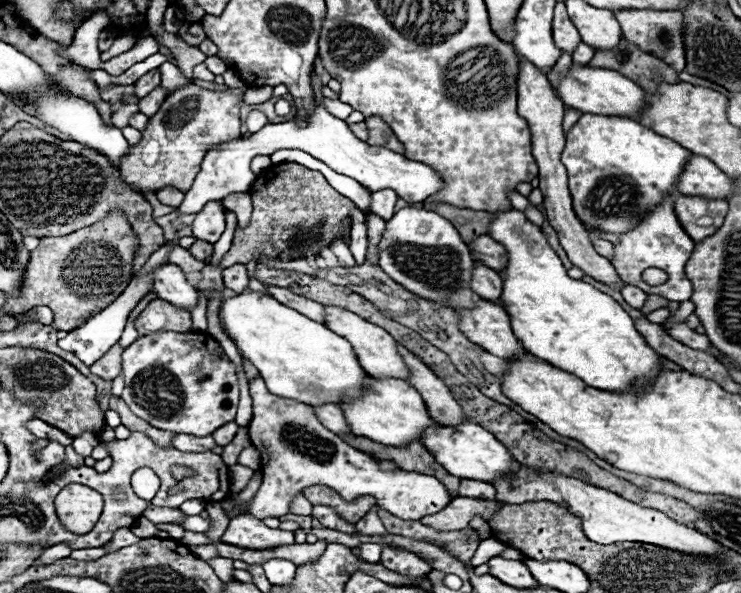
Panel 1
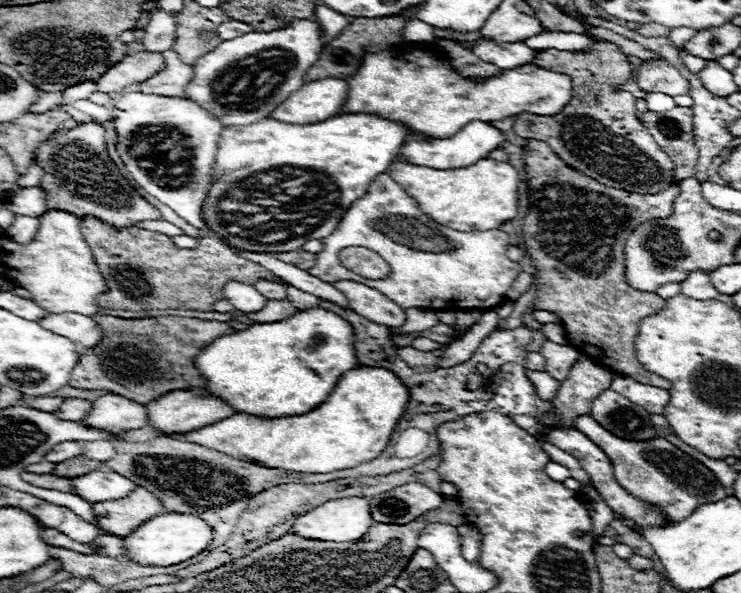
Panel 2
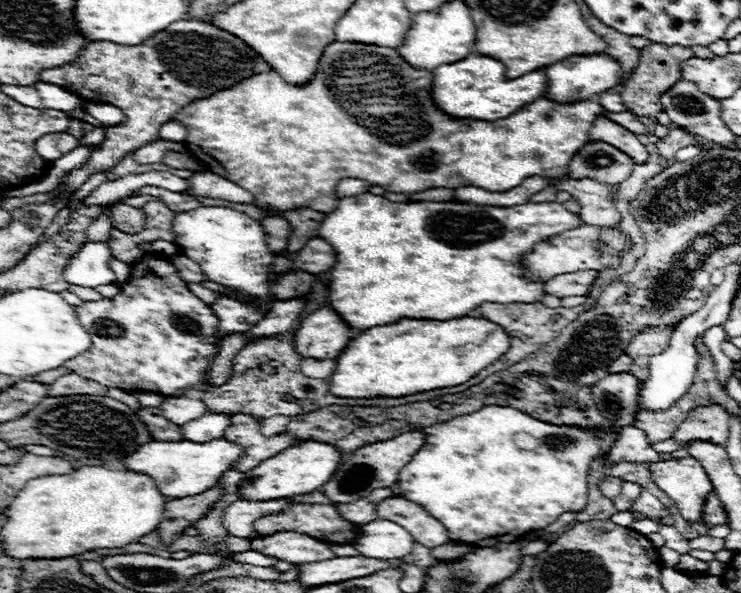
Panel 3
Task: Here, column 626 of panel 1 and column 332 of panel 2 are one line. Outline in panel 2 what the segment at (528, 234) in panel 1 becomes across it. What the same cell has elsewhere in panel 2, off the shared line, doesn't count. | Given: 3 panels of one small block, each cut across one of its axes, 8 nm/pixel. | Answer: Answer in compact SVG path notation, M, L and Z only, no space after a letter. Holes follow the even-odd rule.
M314 308L282 320L282 328L254 324L242 332L220 336L194 360L206 378L206 392L228 402L238 414L262 418L302 416L318 408L334 390L338 378L358 366L352 326L336 314Z

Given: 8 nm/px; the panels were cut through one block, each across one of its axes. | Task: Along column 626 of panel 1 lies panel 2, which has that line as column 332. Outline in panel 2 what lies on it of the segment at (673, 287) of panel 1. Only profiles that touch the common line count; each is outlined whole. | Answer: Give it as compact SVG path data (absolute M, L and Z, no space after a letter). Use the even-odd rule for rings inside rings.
M386 174L376 176L370 190L348 208L340 220L340 228L322 240L324 248L316 254L316 264L308 272L324 282L334 284L336 280L354 280L370 288L380 290L384 296L400 304L400 308L444 308L452 302L464 302L474 308L498 306L506 300L506 292L514 278L522 272L518 262L508 260L506 250L510 246L510 236L502 230L486 232L458 232L432 222L424 216L416 202ZM374 186L376 188L374 188ZM373 187L373 188L372 188ZM379 187L379 188L377 188ZM392 214L392 216L390 216ZM364 242L364 244L346 244ZM348 246L364 246L378 252L392 268L394 278L368 280L356 276L344 268L338 260L338 250ZM480 300L480 302L470 302ZM402 302L422 302L422 304L402 304Z

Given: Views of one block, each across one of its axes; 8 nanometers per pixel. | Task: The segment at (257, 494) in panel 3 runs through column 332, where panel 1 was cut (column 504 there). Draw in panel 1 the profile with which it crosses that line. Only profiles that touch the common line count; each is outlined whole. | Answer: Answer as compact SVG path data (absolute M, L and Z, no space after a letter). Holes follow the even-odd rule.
M464 420L458 426L436 424L432 428L426 428L422 432L420 442L424 444L424 448L431 453L439 464L442 464L452 476L458 476L458 478L492 482L496 476L504 476L504 474L512 472L512 468L510 468L512 456L506 450L506 446L500 444L500 440L496 440L482 426L478 426L470 420Z

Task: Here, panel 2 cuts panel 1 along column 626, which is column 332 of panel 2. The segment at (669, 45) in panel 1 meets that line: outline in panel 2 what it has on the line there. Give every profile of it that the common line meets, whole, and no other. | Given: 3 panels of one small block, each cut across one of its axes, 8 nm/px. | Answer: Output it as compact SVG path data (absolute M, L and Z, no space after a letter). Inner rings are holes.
M320 4L320 6L316 6L316 22L324 30L322 42L324 44L330 44L344 30L344 26L350 24L350 18L344 16L344 14L338 14L332 8L326 8L326 6Z

